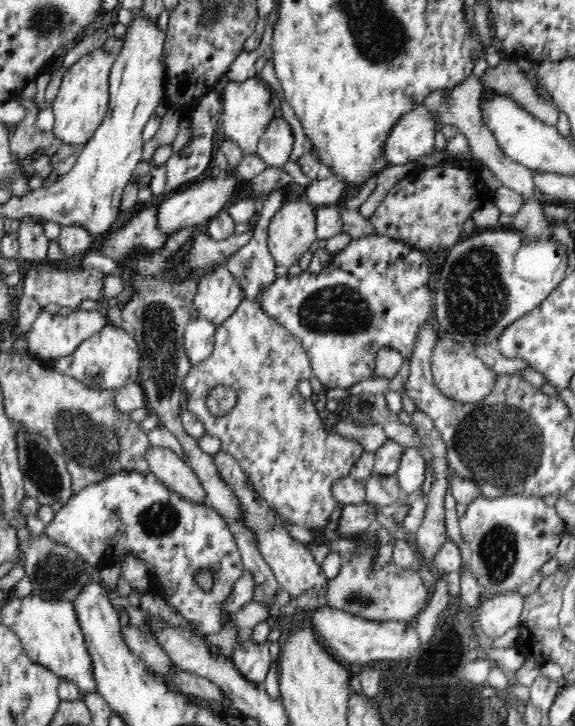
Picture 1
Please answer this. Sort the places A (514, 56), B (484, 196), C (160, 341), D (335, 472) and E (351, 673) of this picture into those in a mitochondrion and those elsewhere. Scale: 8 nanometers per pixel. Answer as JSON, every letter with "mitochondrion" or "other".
{"A":"other","B":"other","C":"mitochondrion","D":"other","E":"other"}

